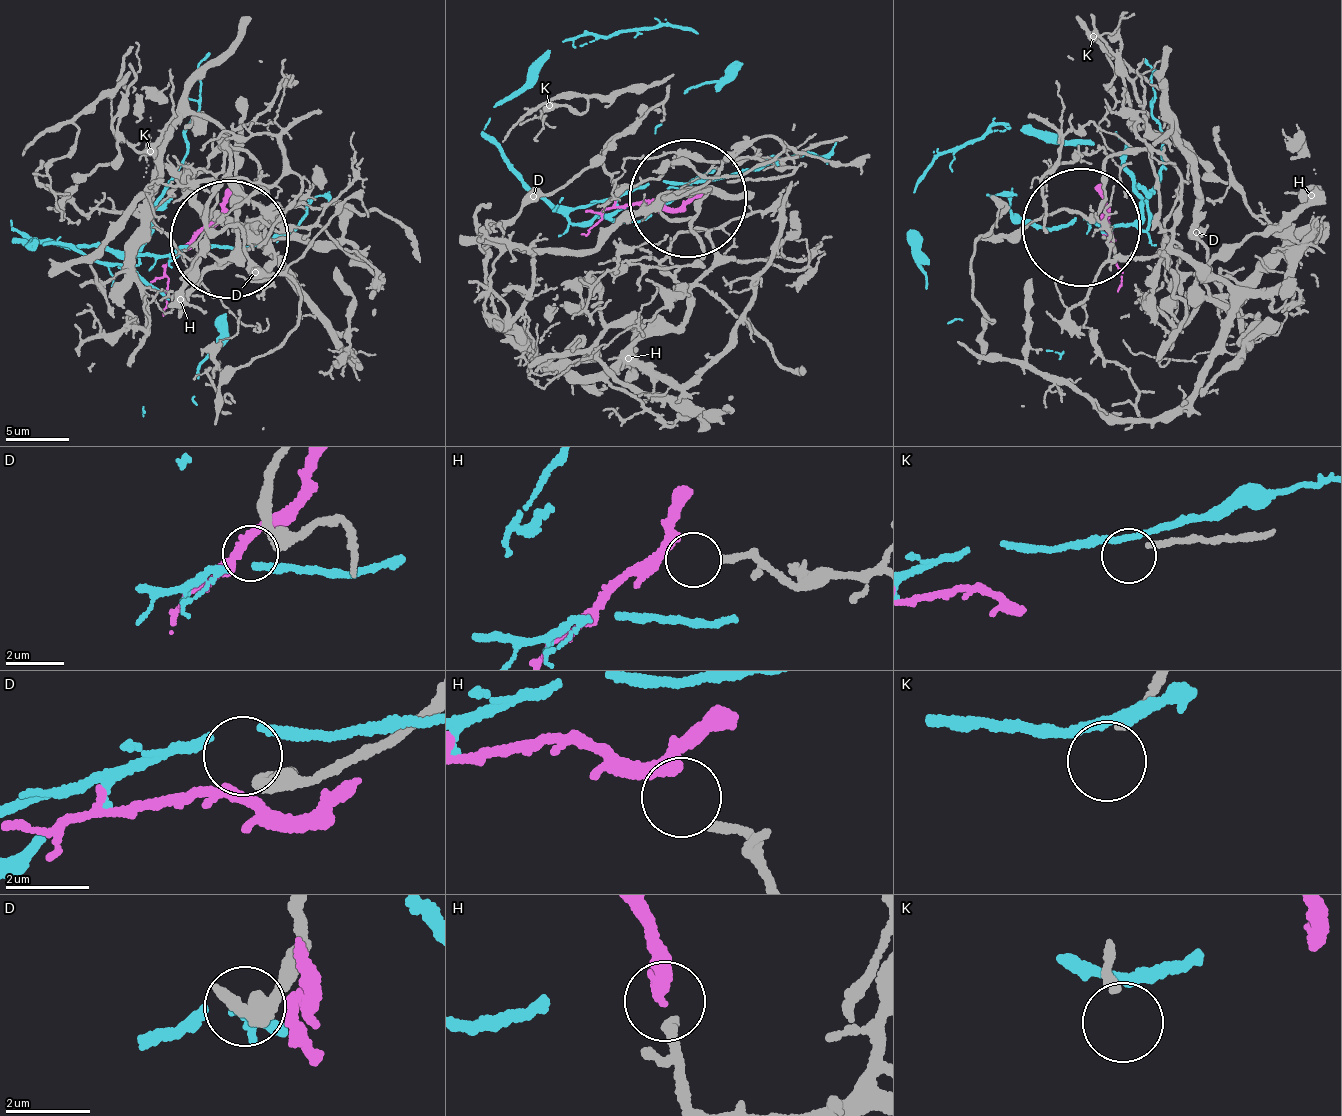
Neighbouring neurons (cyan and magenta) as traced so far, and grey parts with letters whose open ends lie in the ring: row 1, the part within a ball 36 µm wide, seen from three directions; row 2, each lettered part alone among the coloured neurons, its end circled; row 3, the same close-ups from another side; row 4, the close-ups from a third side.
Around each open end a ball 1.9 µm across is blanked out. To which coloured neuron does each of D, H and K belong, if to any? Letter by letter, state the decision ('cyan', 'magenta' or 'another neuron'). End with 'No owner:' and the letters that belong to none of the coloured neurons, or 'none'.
D: another neuron
H: magenta
K: another neuron
No owner: D, K

